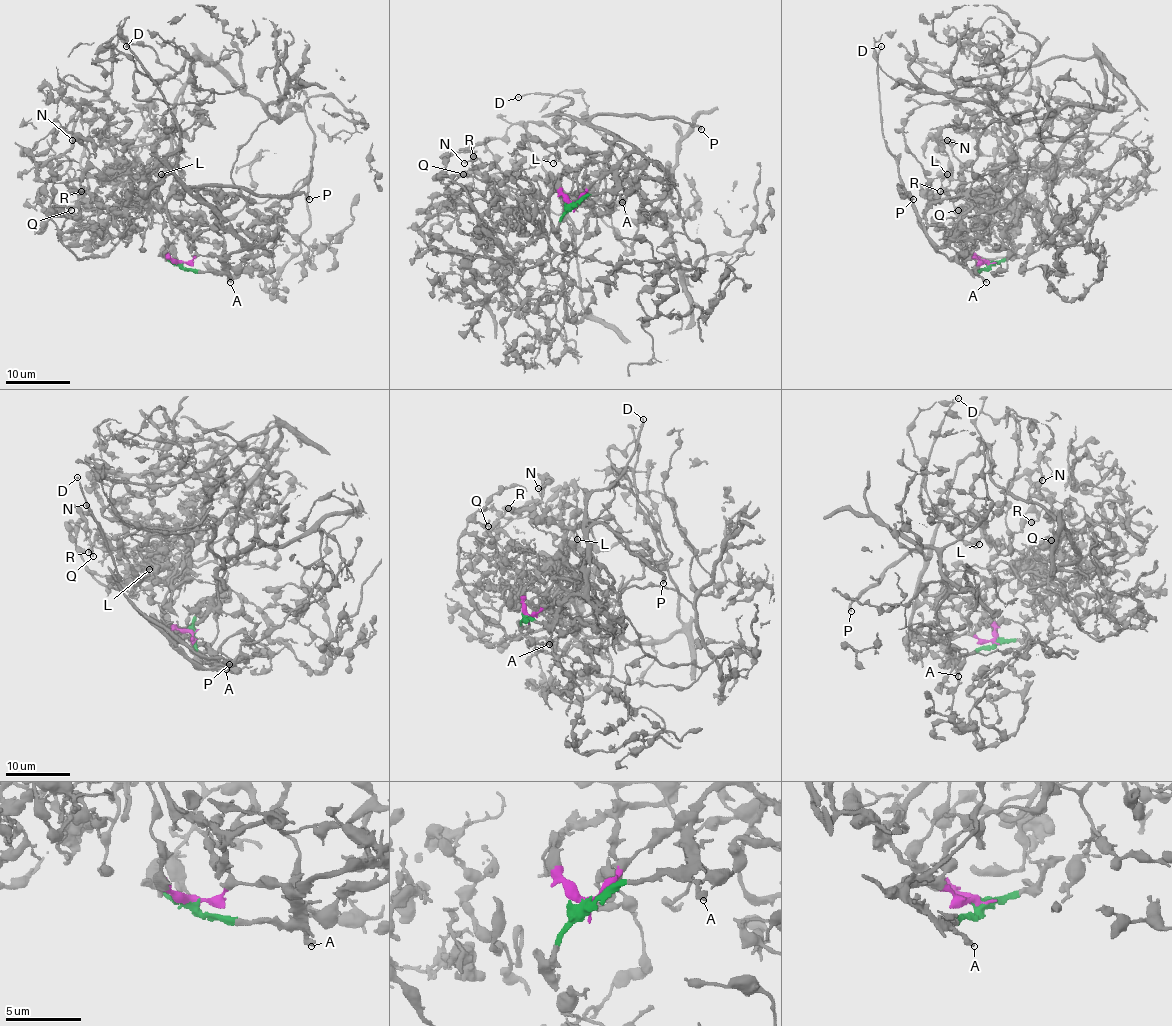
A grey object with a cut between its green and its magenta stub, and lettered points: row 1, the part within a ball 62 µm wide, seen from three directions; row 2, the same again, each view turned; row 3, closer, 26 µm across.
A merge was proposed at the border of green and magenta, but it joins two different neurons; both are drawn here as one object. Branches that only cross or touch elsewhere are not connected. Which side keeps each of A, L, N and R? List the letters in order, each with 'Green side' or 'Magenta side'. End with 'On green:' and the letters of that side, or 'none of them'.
A: Green side
L: Magenta side
N: Magenta side
R: Magenta side
On green: A

